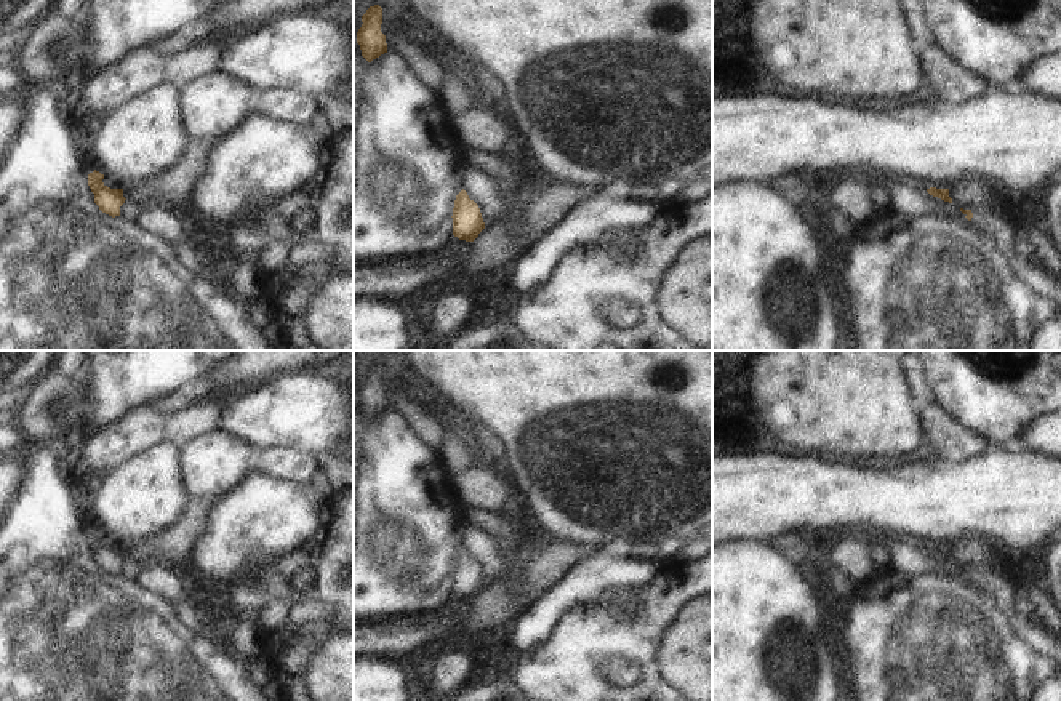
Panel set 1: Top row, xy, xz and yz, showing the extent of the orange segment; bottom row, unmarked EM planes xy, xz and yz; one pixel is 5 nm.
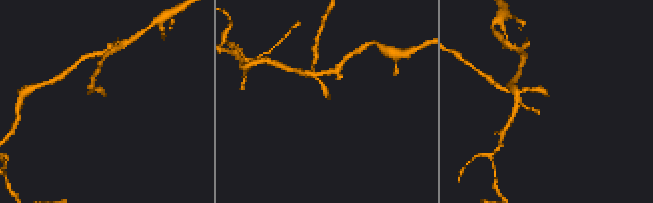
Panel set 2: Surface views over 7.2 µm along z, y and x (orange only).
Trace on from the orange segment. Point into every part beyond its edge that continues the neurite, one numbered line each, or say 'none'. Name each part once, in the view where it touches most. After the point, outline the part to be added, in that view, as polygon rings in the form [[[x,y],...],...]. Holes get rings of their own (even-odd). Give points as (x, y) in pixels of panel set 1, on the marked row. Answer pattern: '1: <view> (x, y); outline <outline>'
1: yz (997, 229); outline [[[971,210],[971,224],[994,240],[999,248],[1008,256],[1011,267],[1019,282],[1027,285],[1042,298],[1055,301],[1061,309],[1061,282],[1047,274],[1042,267],[1032,262],[1024,262],[1018,258],[1015,243],[1018,240],[1013,226],[1005,221],[1000,213],[991,214],[986,210]]]

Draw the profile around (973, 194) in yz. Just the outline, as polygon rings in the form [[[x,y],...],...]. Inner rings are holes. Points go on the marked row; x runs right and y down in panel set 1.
[[[965,178],[949,187],[949,197],[957,208],[986,210],[991,214],[999,214],[999,202],[995,200],[997,189],[981,178]]]

